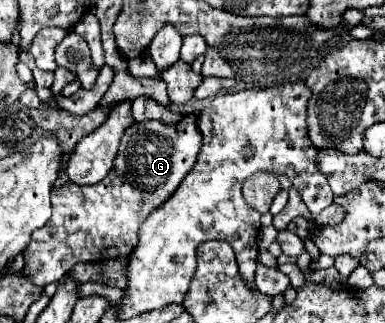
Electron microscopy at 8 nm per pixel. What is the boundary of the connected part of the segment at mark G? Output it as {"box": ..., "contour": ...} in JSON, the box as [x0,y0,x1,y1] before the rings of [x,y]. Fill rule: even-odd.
{"box":[21,113,203,285],"contour":[[[187,113],[177,125],[165,125],[163,121],[135,121],[129,129],[125,129],[119,145],[119,153],[115,157],[115,167],[97,185],[81,187],[73,183],[65,183],[63,187],[55,187],[51,193],[53,215],[45,227],[37,229],[31,237],[31,243],[25,249],[25,267],[21,271],[23,277],[29,277],[33,285],[49,285],[59,281],[73,265],[77,263],[101,263],[101,259],[113,259],[121,255],[129,255],[137,247],[139,225],[147,219],[147,215],[159,207],[159,203],[167,201],[171,193],[179,187],[183,177],[191,171],[197,153],[203,145],[201,131],[197,129],[197,115]]]}

